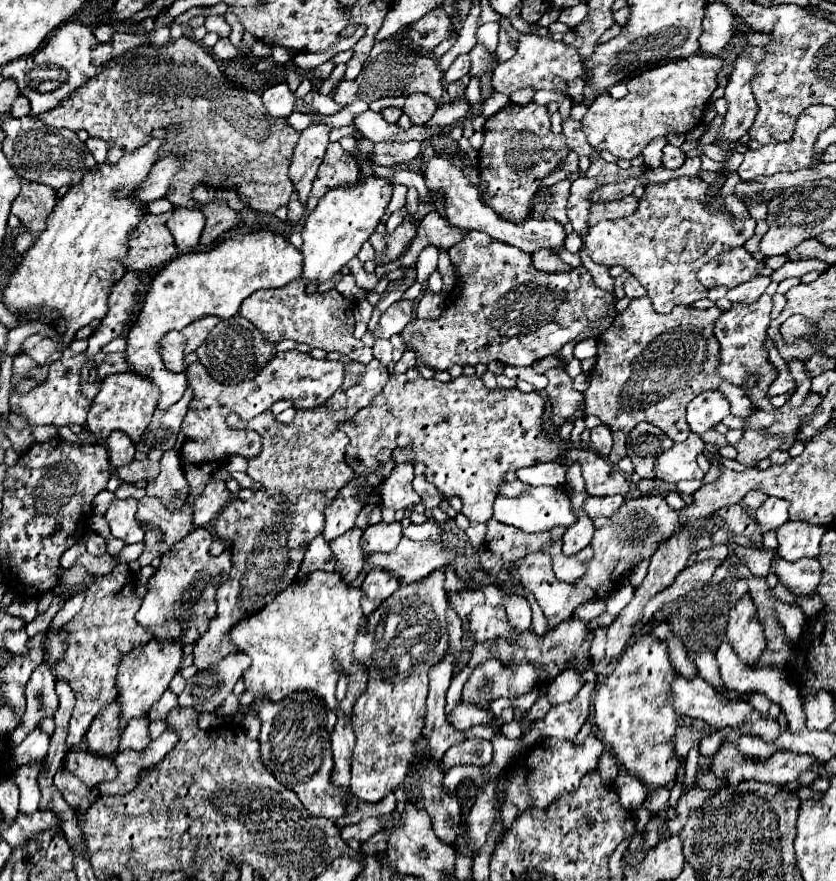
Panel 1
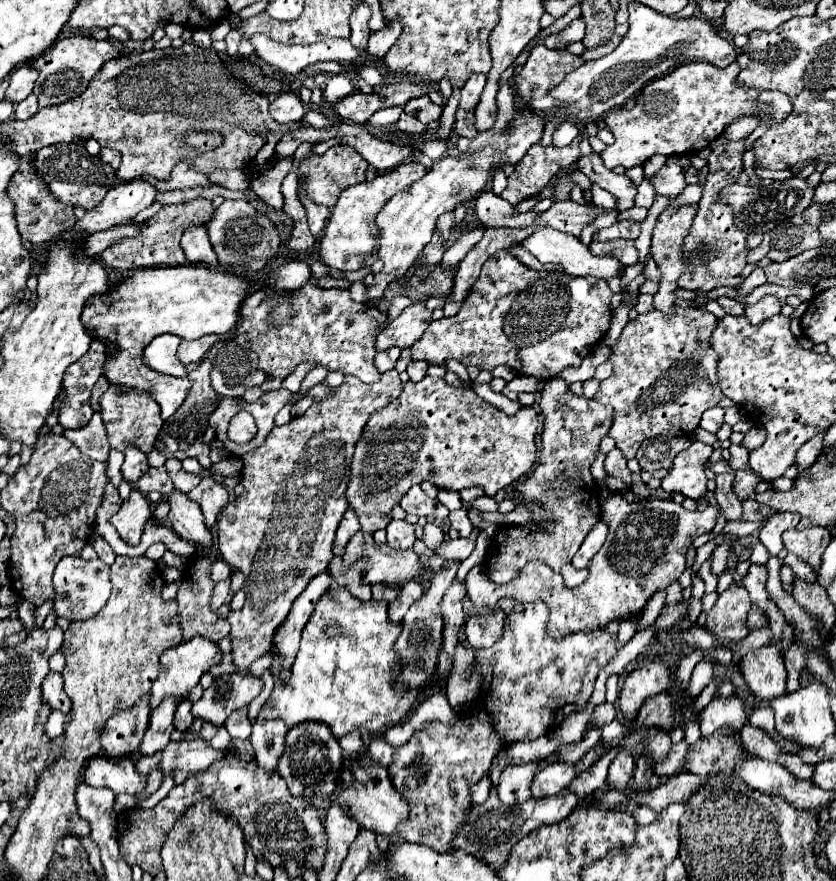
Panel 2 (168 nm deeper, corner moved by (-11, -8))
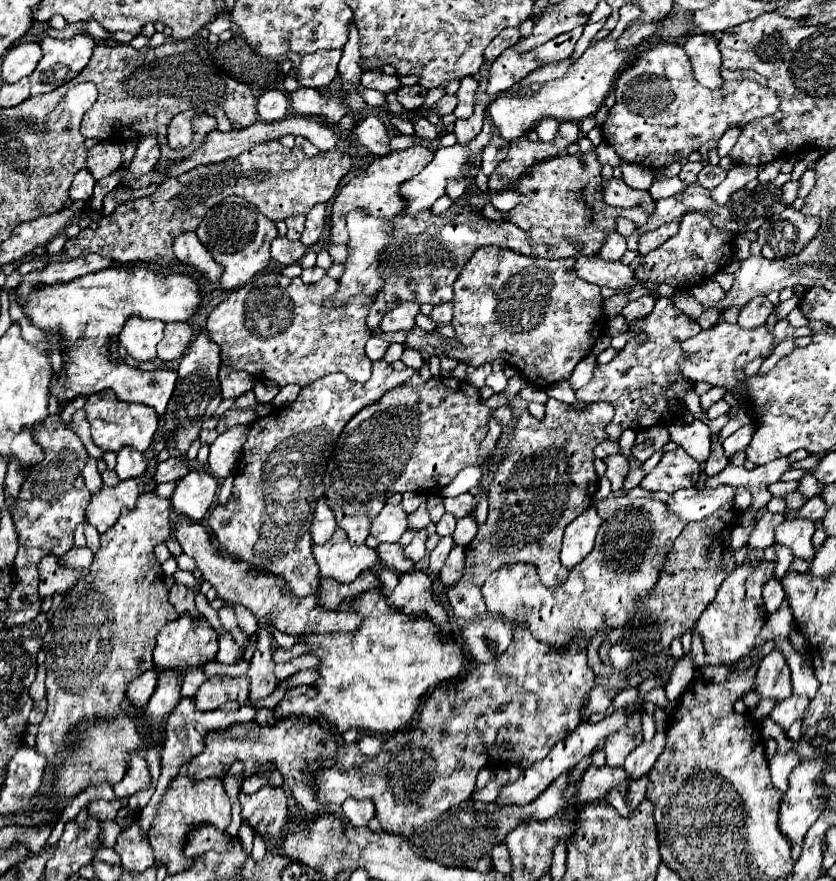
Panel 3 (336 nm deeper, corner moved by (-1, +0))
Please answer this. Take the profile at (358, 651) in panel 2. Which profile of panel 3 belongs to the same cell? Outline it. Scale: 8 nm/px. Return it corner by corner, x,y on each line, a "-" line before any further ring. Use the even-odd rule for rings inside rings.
368,591
356,601
344,601
340,609
350,609
362,615
364,623
356,633
324,633
304,635
300,641
312,647
322,665
316,683
318,697
282,699
274,709
276,719
290,715
304,715
322,723
332,721
338,733
350,727
370,731
376,735
392,735
410,729
410,721
430,689
454,681
464,673
464,651
446,641
436,625
424,617
410,617
398,613
386,603
380,591

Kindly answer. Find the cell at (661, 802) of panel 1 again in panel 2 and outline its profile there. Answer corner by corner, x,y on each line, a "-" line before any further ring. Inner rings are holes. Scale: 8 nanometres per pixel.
638,805
636,811
634,811
634,819
636,819
638,825
648,825
648,823
652,823
656,817
658,817
658,813
656,813
654,809
650,809
648,805

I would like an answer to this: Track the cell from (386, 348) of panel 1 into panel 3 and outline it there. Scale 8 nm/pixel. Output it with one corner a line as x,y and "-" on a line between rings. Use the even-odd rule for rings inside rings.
372,335
370,339
368,339
368,343
366,343
366,355
368,355
368,359
370,361
378,361
378,359
382,359
384,357
384,353
386,353
386,349
388,349
388,341
384,341
380,335

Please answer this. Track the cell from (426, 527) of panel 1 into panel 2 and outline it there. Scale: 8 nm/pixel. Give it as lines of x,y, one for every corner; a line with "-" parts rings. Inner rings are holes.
446,539
442,545
434,549
436,555
440,555
446,561
464,561
474,549
474,539

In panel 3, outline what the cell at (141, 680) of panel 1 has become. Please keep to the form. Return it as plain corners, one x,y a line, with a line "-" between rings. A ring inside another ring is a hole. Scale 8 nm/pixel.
190,613
180,615
170,625
162,627
162,633
158,633
158,643
154,647
154,667
158,671
164,669
176,669
176,671
188,671
194,667
204,667
208,661
212,661
218,653
218,631
208,625
206,619
194,621

